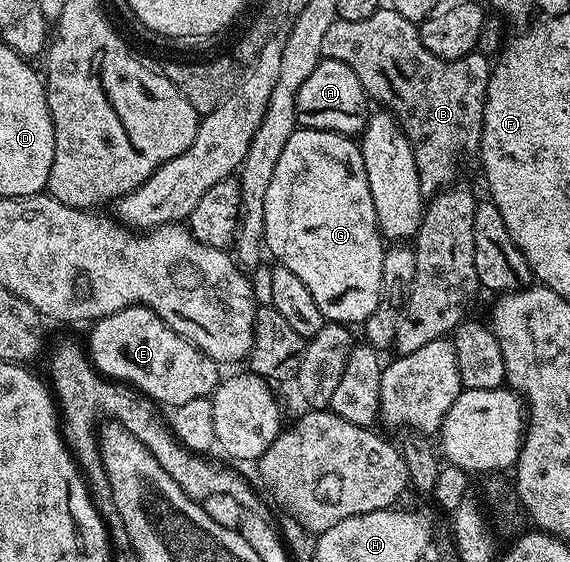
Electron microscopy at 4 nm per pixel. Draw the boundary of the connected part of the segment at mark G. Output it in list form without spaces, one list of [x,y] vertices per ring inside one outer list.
[[[297,128],[286,140],[270,188],[266,188],[264,201],[263,245],[276,257],[279,265],[290,268],[314,296],[314,304],[329,323],[364,324],[382,305],[380,285],[386,278],[385,239],[376,223],[374,200],[370,196],[370,180],[366,180],[366,164],[359,145],[351,137],[336,134],[333,130]]]

